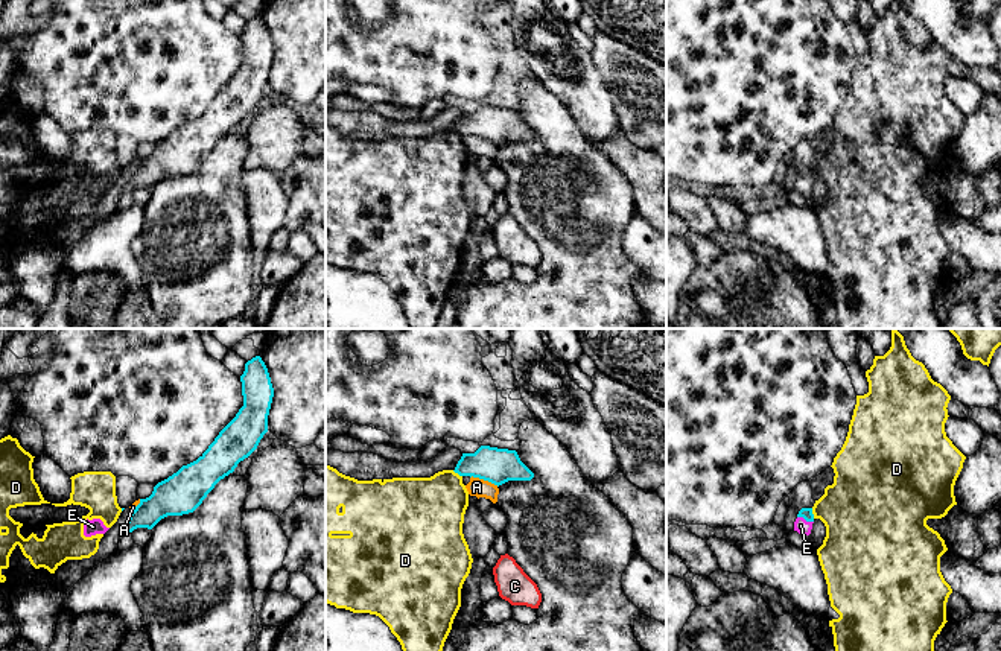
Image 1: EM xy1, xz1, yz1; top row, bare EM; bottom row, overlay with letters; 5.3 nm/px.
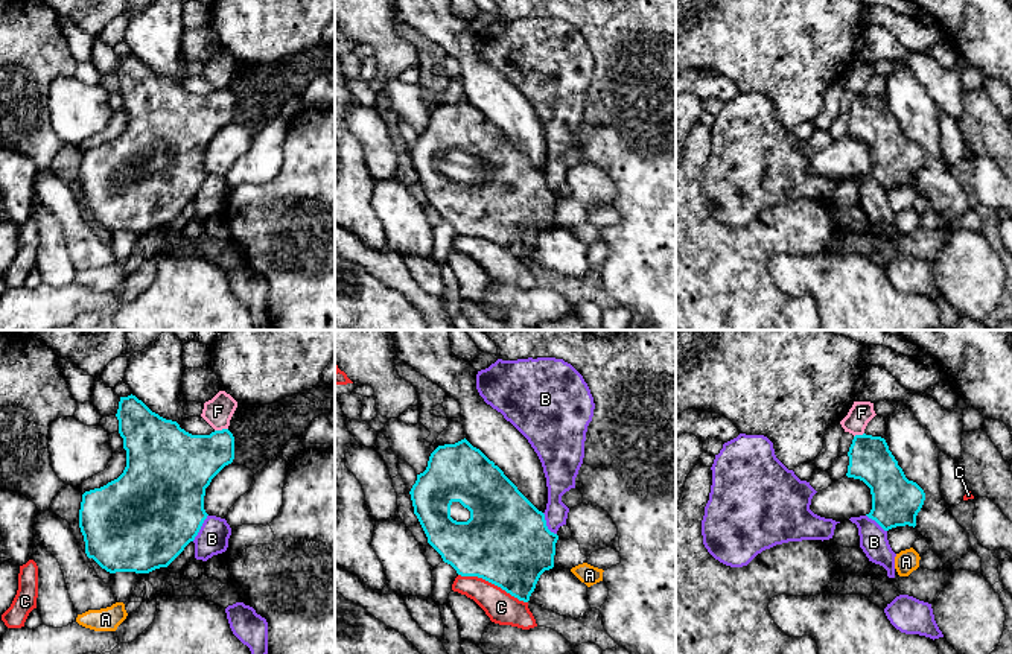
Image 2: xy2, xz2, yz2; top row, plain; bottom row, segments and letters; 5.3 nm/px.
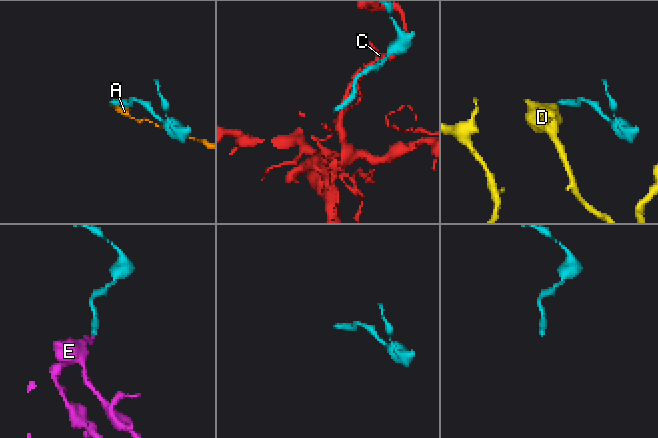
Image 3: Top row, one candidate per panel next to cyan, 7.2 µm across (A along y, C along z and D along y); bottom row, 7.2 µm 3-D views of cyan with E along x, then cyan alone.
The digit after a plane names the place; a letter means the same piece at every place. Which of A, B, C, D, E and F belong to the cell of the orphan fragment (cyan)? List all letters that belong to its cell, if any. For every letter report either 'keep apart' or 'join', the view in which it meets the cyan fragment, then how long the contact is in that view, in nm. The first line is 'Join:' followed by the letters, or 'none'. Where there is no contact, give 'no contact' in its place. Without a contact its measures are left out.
Join: E
A: keep apart; contact in xz1; length 160 nm
B: keep apart; contact in xy2; length 170 nm
C: keep apart; contact in xz2; length 400 nm
D: keep apart; contact in yz1; length 60 nm
E: join; contact in yz1; length 90 nm
F: keep apart; contact in xy2; length 70 nm

